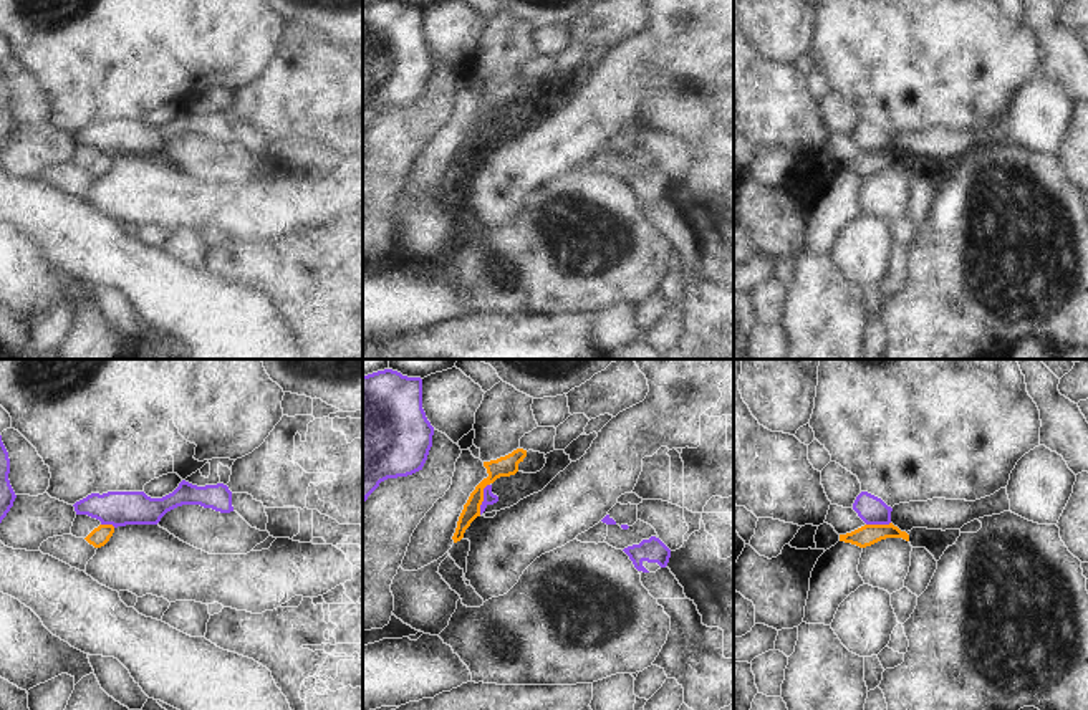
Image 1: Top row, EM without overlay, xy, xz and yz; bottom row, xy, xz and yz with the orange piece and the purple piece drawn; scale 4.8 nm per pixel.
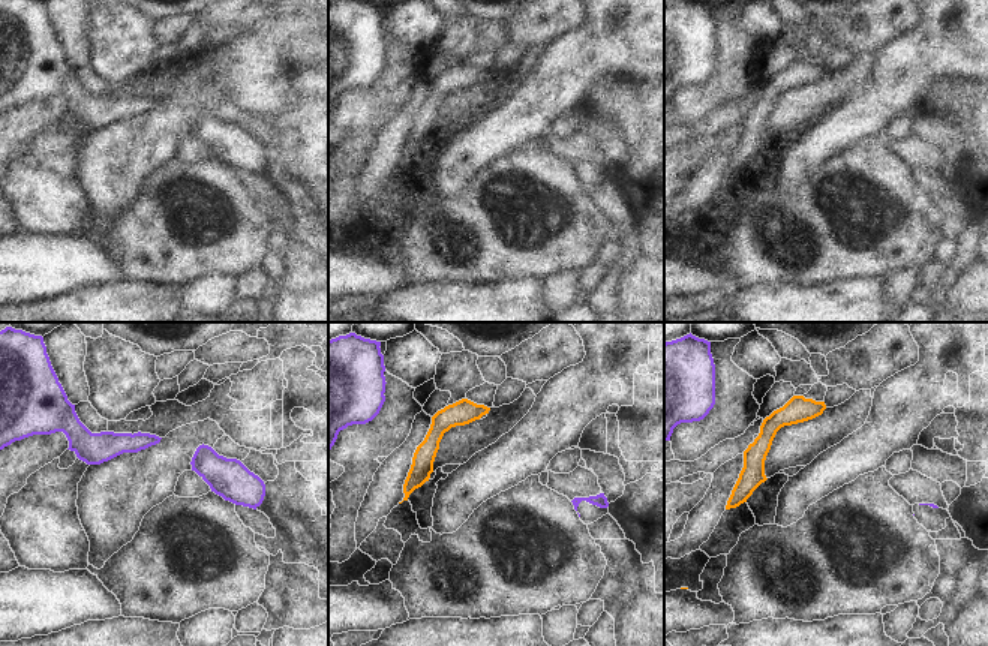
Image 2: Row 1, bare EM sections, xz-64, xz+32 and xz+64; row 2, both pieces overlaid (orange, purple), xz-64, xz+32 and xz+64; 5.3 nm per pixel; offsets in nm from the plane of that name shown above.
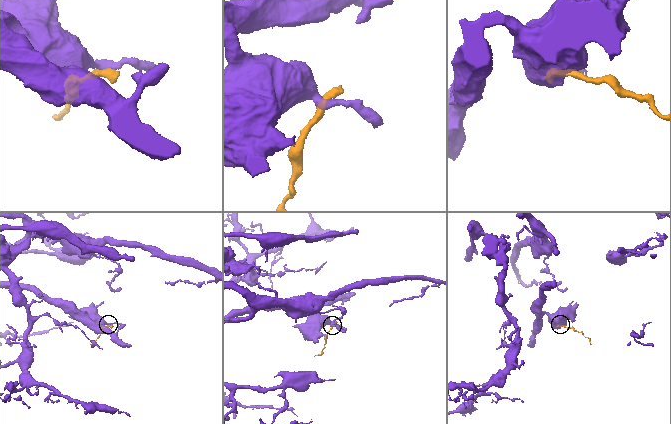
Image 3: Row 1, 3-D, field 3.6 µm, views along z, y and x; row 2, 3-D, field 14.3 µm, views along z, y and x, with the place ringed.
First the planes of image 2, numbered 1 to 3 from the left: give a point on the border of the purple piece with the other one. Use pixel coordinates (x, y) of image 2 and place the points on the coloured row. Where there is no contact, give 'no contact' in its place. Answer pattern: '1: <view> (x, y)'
1: no contact
2: no contact
3: no contact

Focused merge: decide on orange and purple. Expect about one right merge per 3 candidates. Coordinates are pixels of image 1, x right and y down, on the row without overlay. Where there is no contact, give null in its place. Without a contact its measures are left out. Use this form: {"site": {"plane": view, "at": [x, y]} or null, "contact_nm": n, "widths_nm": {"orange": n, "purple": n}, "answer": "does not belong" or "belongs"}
{"site": {"plane": "xz", "at": [482, 128]}, "contact_nm": 160, "widths_nm": {"orange": 100, "purple": 60}, "answer": "does not belong"}

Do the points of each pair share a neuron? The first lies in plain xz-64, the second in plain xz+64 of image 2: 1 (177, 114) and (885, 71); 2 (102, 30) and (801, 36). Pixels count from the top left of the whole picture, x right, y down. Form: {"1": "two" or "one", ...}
{"1": "one", "2": "one"}

